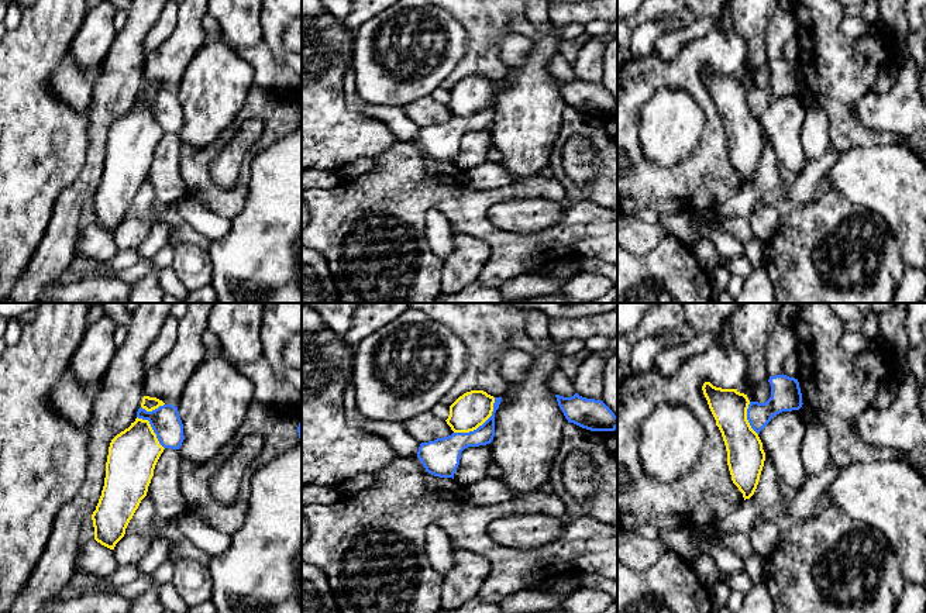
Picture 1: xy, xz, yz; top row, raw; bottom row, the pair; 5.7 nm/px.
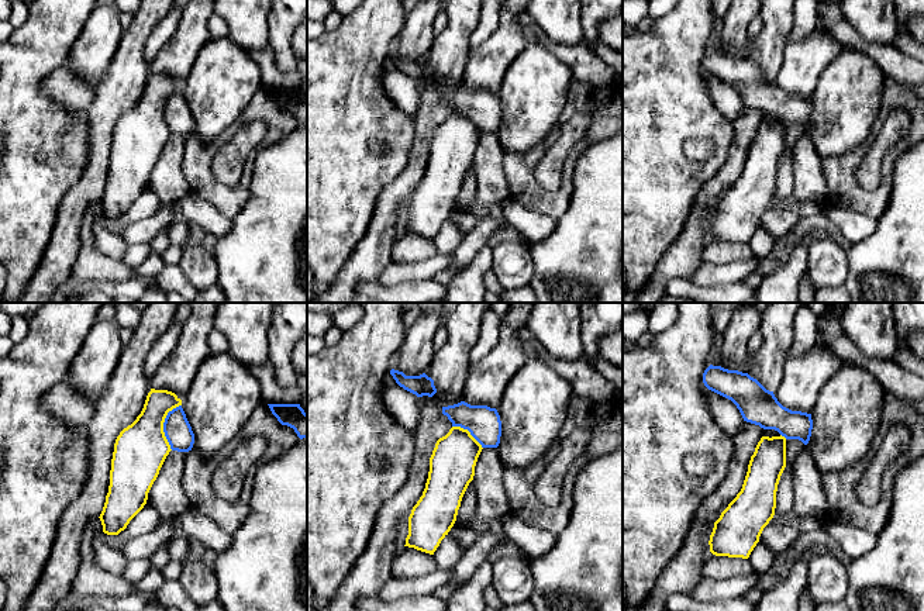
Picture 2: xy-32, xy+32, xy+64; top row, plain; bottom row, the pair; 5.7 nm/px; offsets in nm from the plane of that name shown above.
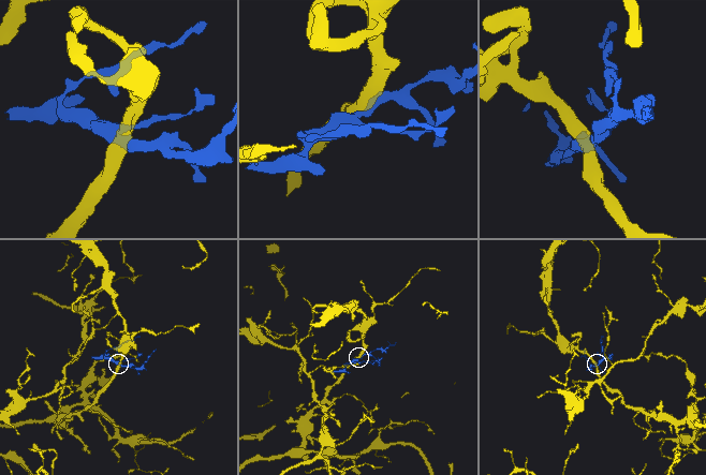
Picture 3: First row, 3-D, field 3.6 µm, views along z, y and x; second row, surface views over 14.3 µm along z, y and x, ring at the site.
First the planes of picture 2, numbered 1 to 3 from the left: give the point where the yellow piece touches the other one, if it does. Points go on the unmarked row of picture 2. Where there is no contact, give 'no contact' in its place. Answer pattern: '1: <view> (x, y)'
1: xy-32 (164, 110)
2: xy+32 (469, 116)
3: xy+64 (783, 120)

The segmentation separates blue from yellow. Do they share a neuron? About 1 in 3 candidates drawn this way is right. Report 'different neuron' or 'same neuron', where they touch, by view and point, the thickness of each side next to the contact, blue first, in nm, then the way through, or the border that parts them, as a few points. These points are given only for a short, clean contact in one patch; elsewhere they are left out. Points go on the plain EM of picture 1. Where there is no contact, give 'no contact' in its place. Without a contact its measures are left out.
different neuron; contact xz (482, 109); calibres 160 and 200 nm; border xz (495, 82), (492, 97), (481, 109), (468, 116), (454, 117)

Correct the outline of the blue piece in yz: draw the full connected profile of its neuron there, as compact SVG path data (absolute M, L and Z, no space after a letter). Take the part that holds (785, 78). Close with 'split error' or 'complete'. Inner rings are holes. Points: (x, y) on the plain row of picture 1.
M782 58L770 61L768 66L771 82L765 87L750 86L747 93L747 104L757 118L774 100L782 96L799 94L803 89L798 63Z; complete

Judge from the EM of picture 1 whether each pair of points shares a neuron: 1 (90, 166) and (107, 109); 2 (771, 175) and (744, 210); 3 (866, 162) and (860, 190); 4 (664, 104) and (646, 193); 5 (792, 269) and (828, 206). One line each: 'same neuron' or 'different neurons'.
1: same neuron
2: same neuron
3: same neuron
4: different neurons
5: same neuron

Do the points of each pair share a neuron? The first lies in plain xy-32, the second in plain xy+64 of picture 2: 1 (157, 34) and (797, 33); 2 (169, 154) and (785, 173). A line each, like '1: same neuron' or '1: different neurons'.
1: same neuron
2: different neurons

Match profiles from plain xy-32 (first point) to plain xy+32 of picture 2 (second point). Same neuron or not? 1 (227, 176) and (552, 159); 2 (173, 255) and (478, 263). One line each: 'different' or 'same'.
1: same
2: same

